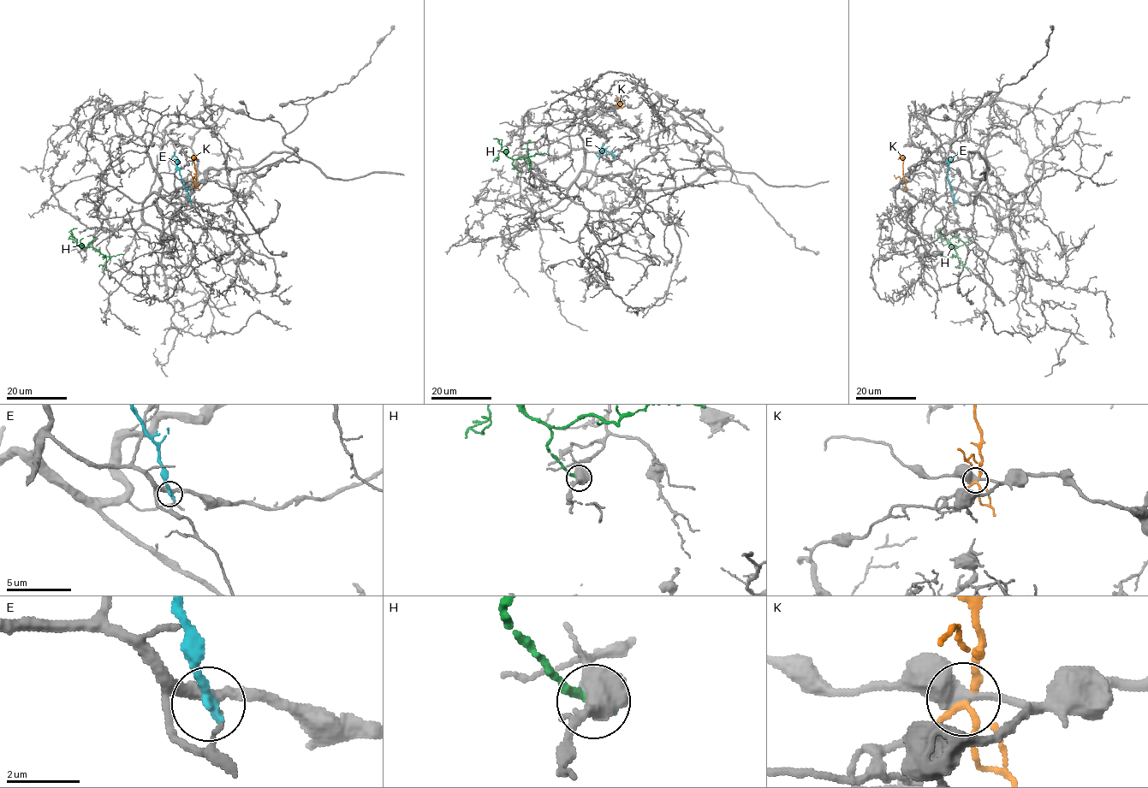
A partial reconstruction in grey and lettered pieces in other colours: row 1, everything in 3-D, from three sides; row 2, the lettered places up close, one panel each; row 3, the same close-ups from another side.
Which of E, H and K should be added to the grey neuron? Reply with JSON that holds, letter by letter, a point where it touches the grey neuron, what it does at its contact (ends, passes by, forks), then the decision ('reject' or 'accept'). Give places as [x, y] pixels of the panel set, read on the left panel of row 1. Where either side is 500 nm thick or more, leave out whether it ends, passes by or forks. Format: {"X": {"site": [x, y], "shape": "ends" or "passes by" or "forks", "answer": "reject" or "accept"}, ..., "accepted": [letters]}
{"E": {"site": [190, 202], "shape": "ends", "answer": "reject"}, "H": {"site": [94, 238], "answer": "reject"}, "K": {"site": [194, 182], "shape": "forks", "answer": "accept"}, "accepted": ["K"]}

